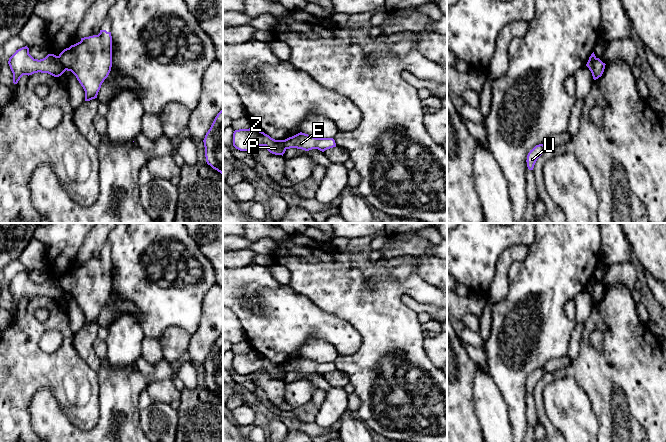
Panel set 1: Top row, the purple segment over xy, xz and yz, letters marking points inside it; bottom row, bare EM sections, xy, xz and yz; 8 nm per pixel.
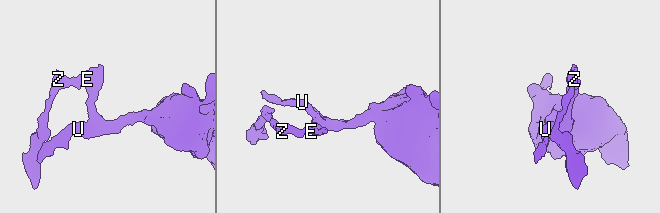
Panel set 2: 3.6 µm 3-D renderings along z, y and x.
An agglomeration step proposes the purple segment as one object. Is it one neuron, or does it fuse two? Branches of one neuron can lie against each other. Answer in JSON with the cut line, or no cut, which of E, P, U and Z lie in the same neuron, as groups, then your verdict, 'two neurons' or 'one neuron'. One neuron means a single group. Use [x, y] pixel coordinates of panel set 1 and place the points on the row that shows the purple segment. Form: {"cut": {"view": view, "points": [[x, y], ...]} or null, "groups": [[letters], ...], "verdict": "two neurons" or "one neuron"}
{"cut": {"view": "xy", "points": [[58, 56], [61, 64], [66, 69]]}, "groups": [["E", "U"], ["P", "Z"]], "verdict": "two neurons"}

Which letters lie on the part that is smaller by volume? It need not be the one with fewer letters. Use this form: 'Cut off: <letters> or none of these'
Cut off: P, Z

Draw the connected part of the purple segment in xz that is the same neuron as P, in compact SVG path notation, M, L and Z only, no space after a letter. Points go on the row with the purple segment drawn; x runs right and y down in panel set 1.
M254 126L235 130L233 133L233 146L240 151L265 146L270 153L283 156L286 151L284 143L285 140L275 140Z

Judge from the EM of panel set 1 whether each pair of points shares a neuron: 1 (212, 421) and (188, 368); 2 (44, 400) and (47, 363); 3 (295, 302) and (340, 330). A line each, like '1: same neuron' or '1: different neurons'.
1: different neurons
2: different neurons
3: same neuron

